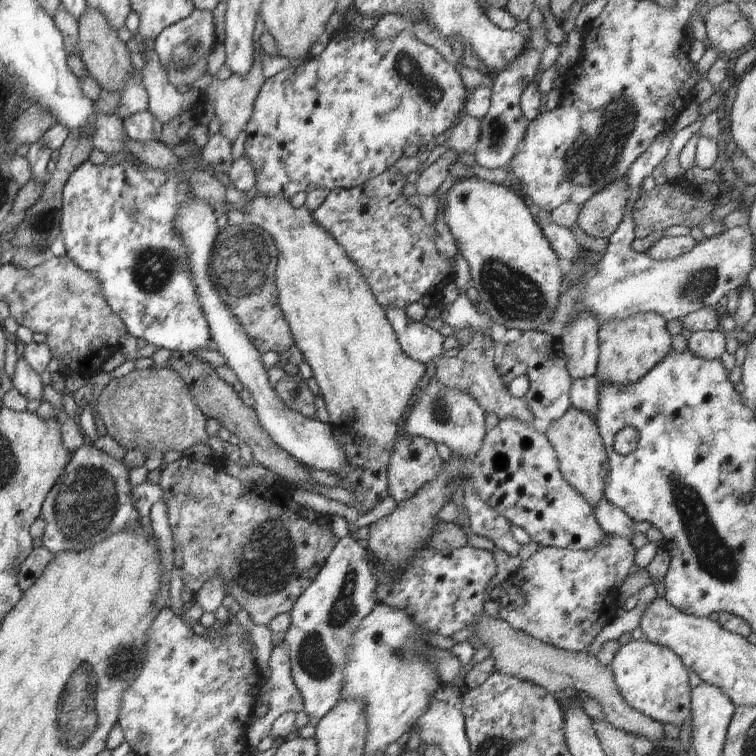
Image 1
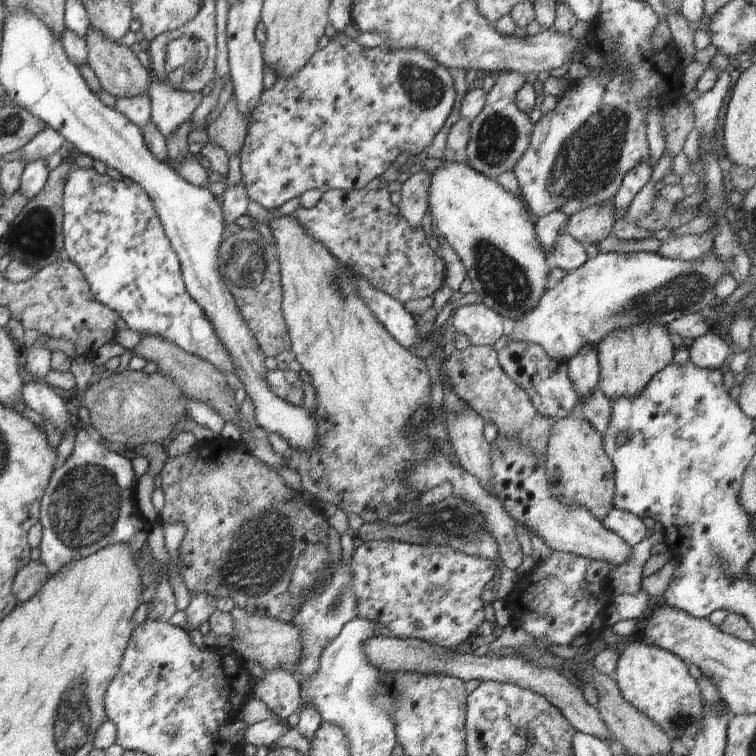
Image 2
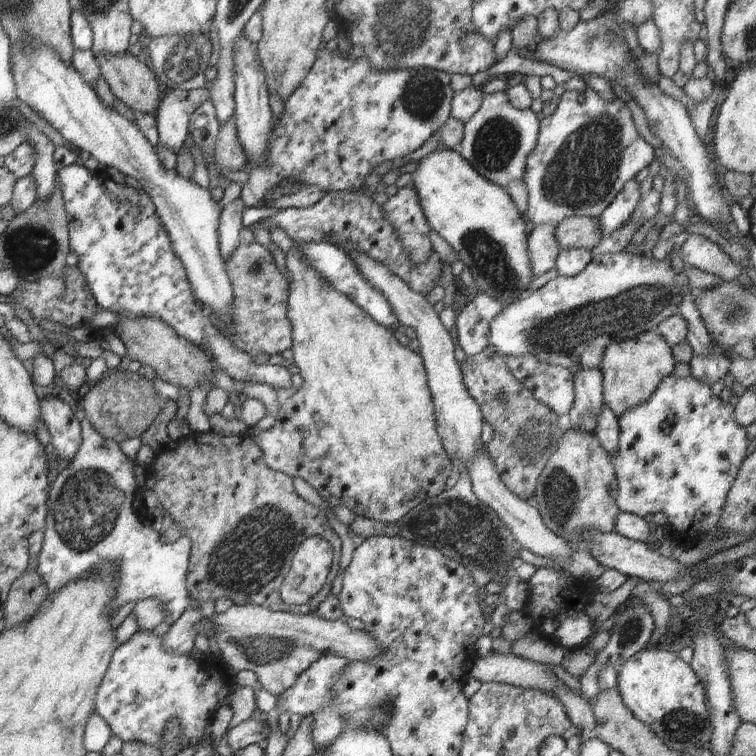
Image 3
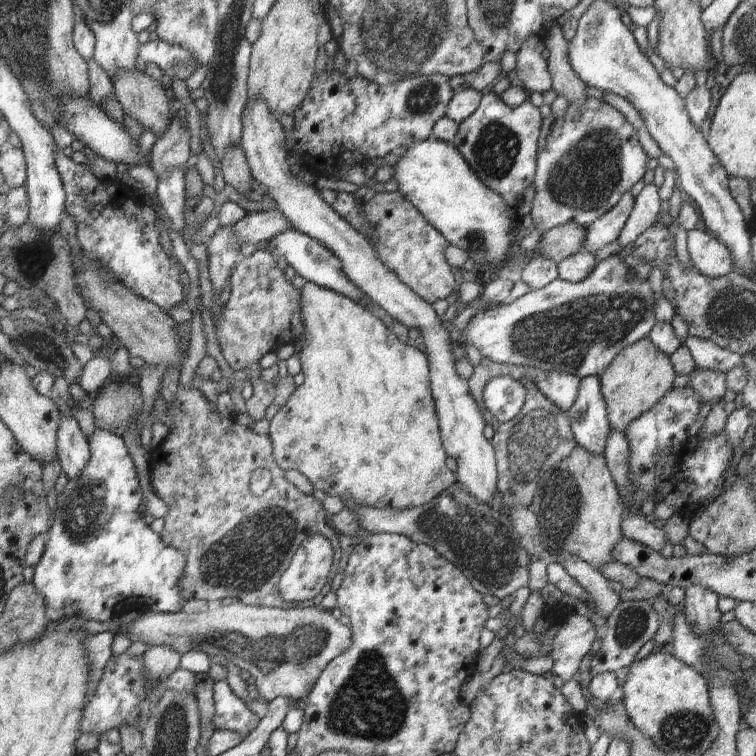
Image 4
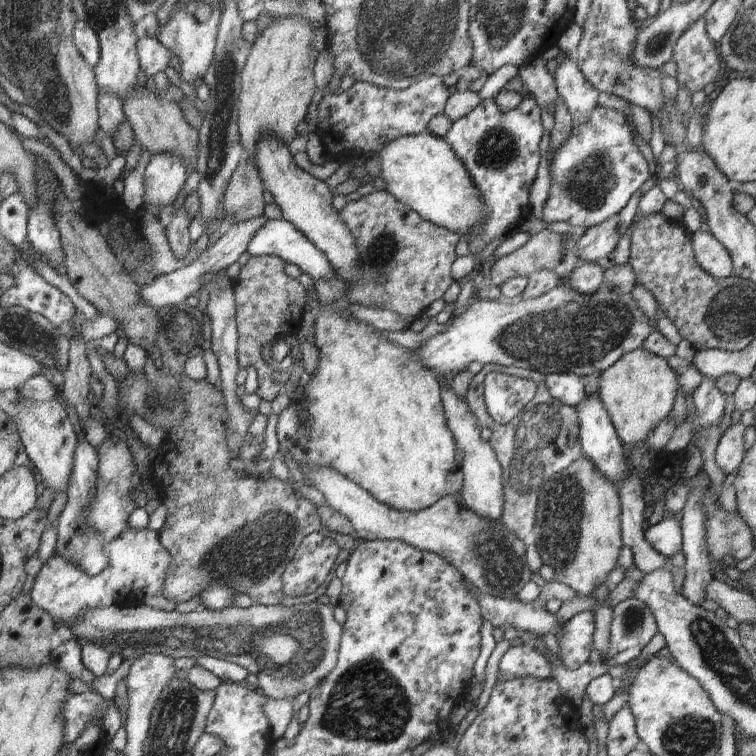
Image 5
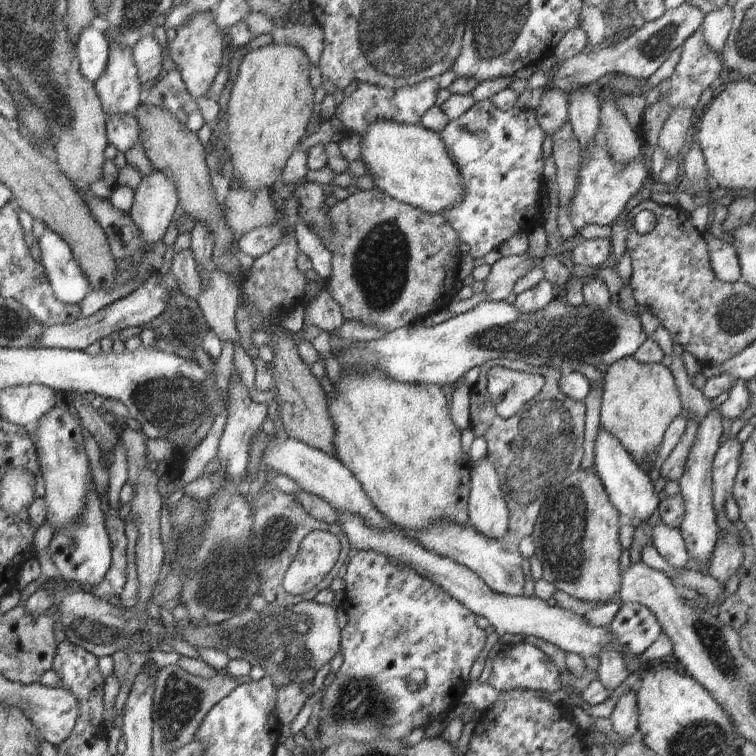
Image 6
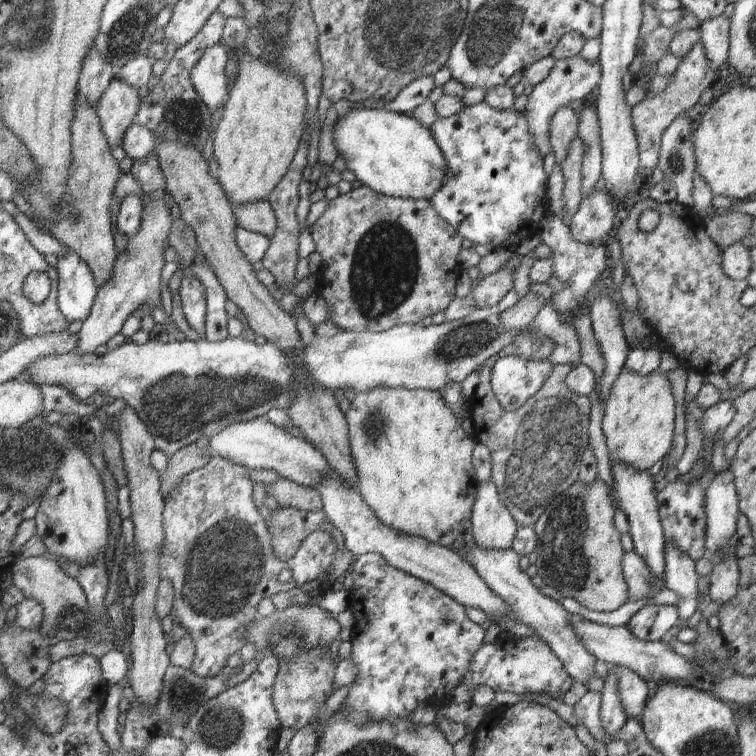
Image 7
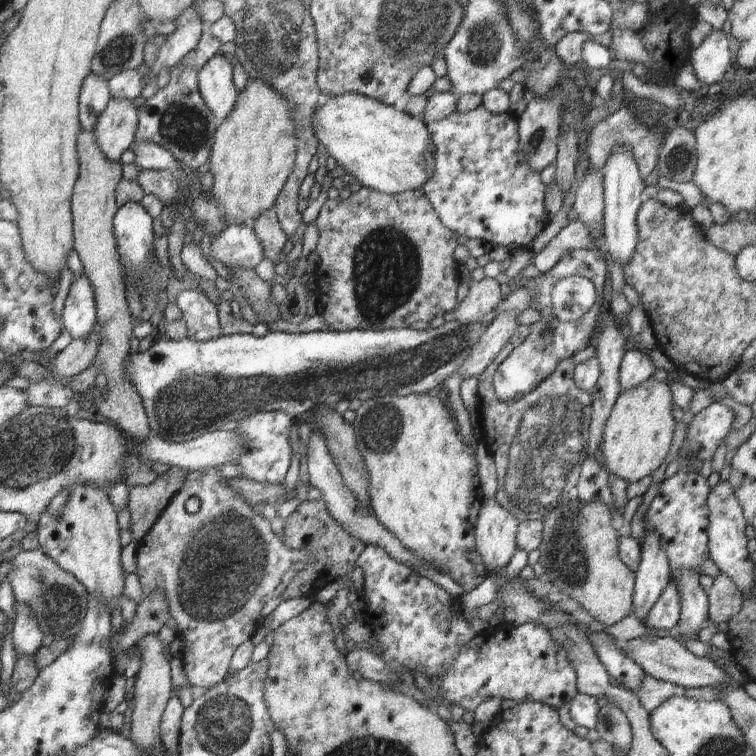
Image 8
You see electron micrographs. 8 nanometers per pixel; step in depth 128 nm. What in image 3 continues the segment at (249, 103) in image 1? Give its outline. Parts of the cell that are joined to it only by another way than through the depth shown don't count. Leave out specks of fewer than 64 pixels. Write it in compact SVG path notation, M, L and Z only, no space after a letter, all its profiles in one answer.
M235 116L220 127L214 157L217 168L222 168L222 170L234 172L249 168L249 161L237 138Z

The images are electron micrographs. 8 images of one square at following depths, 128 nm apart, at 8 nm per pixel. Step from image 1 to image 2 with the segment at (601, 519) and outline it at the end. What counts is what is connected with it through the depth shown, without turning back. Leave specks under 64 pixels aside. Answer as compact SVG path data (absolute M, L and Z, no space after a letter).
M613 507L601 524L618 534L621 540L634 547L646 537L647 529L642 519L635 514Z

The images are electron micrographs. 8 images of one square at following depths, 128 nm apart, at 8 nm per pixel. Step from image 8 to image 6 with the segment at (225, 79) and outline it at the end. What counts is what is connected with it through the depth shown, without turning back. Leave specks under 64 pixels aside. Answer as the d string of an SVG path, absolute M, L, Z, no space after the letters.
M211 12L196 13L192 18L194 20L188 20L184 22L184 26L176 29L176 38L168 43L168 48L169 56L180 70L188 93L196 99L200 96L207 97L216 75L220 72L227 39L225 34L216 28Z

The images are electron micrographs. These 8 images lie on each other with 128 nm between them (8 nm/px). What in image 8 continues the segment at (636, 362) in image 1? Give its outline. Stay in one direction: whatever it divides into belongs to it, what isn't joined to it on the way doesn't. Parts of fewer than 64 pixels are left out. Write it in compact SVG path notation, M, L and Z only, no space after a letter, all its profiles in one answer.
M650 377L642 384L620 391L606 419L600 442L606 468L628 484L652 474L662 464L672 442L675 421L673 399L668 382Z

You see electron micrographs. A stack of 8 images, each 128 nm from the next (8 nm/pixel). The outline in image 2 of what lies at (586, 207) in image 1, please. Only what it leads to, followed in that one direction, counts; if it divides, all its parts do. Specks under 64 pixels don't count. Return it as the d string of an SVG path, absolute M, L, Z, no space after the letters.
M610 200L609 203L602 204L602 206L592 206L592 208L586 208L586 210L570 216L565 233L570 234L584 247L591 244L597 245L612 233L614 222L617 219L616 210Z

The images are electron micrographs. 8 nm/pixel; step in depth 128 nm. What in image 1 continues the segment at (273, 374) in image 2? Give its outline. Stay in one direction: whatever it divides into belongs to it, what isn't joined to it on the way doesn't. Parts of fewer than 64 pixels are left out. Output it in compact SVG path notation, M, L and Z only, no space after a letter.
M300 374L293 377L285 376L277 385L276 394L288 408L302 413L306 418L318 419L314 405L315 396L308 389L307 381Z

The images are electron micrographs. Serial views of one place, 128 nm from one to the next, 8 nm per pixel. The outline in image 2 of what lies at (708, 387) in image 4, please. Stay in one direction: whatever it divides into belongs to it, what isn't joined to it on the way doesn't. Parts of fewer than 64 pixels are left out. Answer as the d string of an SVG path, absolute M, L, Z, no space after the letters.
M713 329L694 339L694 344L689 348L689 360L698 368L723 371L726 368L725 360L732 351L731 347L726 335Z

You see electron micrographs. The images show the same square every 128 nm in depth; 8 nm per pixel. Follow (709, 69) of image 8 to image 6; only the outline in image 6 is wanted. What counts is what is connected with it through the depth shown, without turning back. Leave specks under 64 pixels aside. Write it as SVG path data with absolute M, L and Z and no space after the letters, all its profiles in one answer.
M724 4L718 10L706 14L700 31L712 52L719 56L726 46L728 36L732 27L733 8Z

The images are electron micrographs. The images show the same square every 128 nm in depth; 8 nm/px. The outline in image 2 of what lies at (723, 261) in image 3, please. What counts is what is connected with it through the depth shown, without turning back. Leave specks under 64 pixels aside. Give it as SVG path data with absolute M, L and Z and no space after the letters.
M684 234L684 236L671 237L663 241L657 254L668 259L690 262L690 260L704 258L712 251L712 236L710 234L702 234L702 236Z

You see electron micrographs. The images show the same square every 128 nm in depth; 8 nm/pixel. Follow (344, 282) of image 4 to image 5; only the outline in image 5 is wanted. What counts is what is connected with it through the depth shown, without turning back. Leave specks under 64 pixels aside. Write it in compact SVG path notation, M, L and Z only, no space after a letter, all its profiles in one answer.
M268 220L250 240L248 244L247 252L250 256L264 256L273 255L282 258L284 262L291 263L302 271L303 274L310 276L312 280L318 282L318 280L330 280L335 275L333 267L330 262L323 256L322 252L306 239L306 236L299 232L288 220Z

